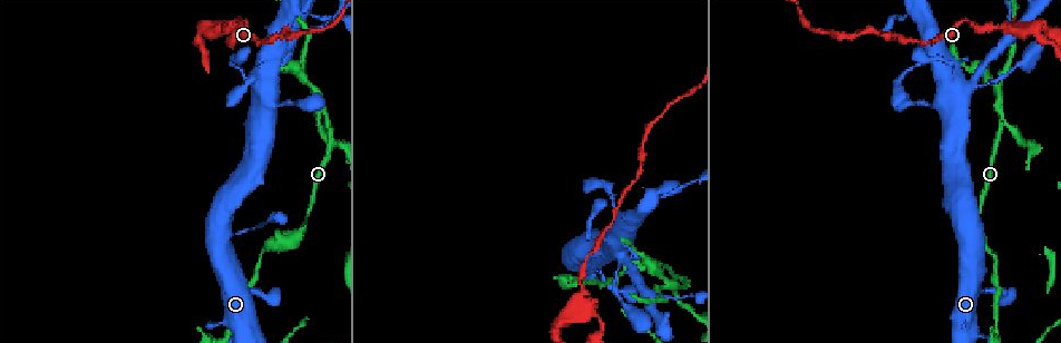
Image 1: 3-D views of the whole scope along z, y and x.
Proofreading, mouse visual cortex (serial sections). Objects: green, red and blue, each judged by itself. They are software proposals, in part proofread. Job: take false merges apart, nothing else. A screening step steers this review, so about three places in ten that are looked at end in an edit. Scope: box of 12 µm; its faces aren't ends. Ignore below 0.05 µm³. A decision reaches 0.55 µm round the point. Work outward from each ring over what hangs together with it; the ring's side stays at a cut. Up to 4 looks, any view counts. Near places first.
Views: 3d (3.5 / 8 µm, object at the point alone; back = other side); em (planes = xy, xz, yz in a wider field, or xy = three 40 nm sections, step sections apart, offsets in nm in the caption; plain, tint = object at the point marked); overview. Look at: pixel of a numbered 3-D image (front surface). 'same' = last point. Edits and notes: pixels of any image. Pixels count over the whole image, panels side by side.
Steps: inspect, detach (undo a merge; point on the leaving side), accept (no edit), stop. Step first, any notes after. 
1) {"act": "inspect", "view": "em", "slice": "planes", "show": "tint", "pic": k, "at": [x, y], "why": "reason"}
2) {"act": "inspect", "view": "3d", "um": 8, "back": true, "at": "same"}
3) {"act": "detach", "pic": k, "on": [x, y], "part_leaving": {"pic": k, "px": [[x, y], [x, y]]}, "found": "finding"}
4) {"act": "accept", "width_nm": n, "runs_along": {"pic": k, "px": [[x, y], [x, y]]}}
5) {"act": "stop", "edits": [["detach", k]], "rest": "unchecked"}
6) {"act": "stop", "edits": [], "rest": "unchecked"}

{"act": "inspect", "view": "3d", "um": 3.5, "pic": 1, "at": [999, 110], "why": "three-way junction"}

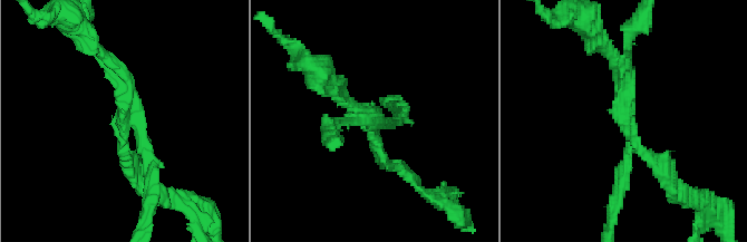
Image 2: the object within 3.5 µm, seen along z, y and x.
{"act": "inspect", "view": "em", "slice": "xy", "step": 3, "show": "tint", "pic": 2, "at": [138, 117], "arms": 3, "arm_widths_nm": [150, 200, 250]}

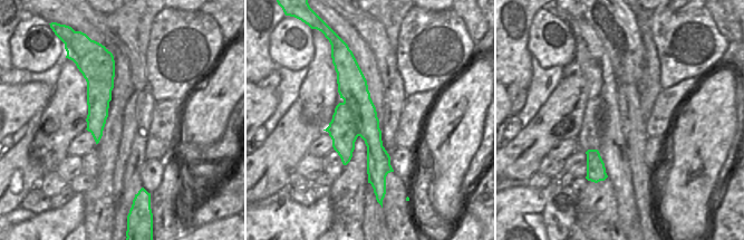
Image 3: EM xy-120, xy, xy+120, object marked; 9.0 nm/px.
{"act": "detach", "pic": 2, "on": [385, 160], "found": "two cells meet here"}

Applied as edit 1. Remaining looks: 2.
{"act": "inspect", "view": "3d", "um": 3.5, "pic": 1, "at": [218, 30], "why": "three-way junction"}

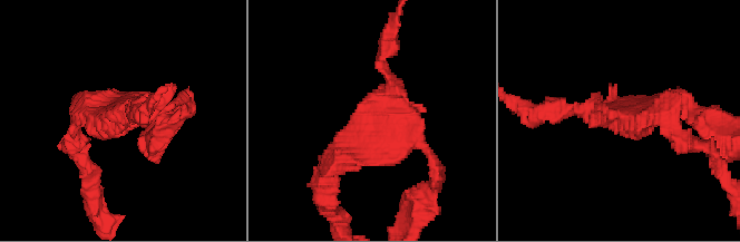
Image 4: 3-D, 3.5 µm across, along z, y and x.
{"act": "inspect", "view": "em", "slice": "xy", "step": 3, "show": "tint", "pic": 4, "at": [376, 112]}

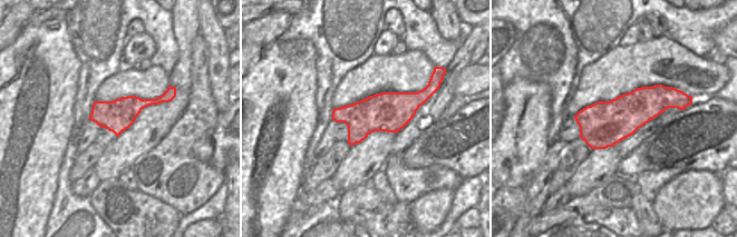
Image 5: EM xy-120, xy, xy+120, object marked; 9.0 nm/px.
{"act": "accept", "found": "one cell here"}

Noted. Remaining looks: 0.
{"act": "stop", "edits": [["detach", 2]], "rest": "unchecked"}

